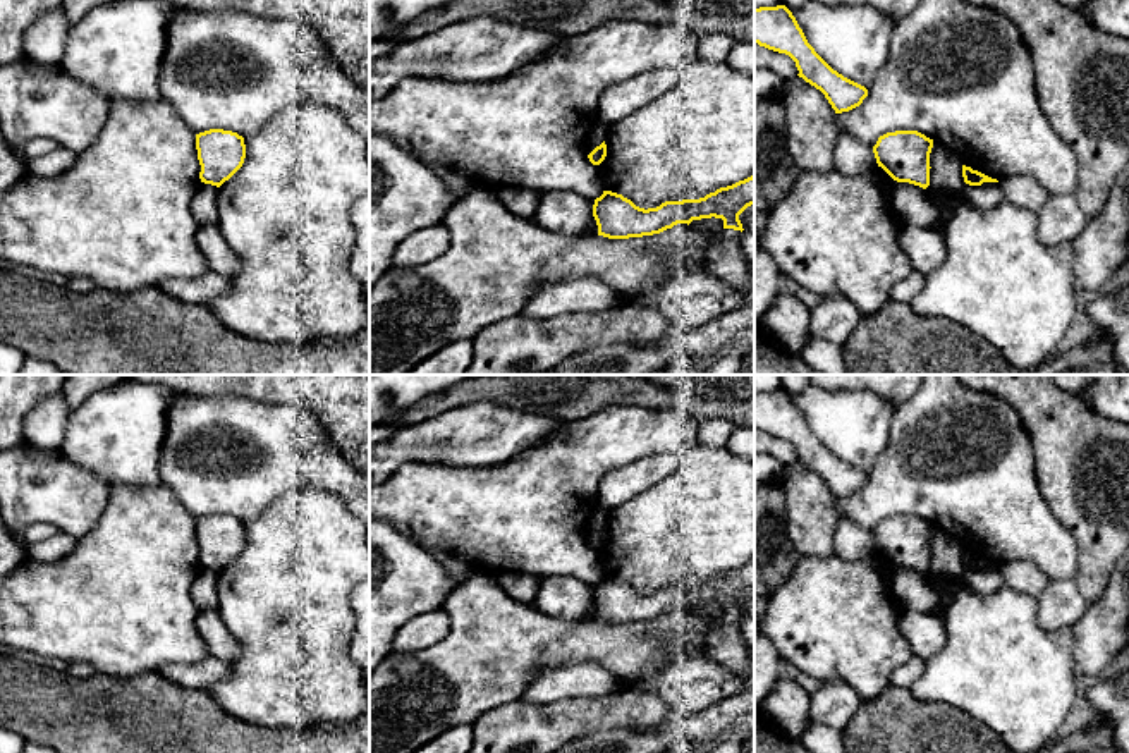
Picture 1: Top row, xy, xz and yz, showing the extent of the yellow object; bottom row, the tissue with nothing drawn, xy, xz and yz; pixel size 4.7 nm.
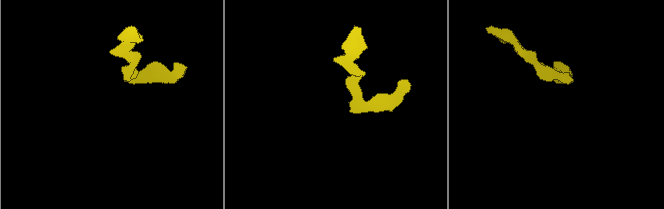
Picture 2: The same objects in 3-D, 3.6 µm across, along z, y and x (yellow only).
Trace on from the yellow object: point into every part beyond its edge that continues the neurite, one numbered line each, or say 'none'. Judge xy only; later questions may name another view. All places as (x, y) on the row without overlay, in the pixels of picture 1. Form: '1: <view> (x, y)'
none

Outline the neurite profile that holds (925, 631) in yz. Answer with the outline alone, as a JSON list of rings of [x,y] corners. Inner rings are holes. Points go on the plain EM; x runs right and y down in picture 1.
[[[900,610],[899,629],[906,636],[914,657],[928,660],[945,643],[945,626],[938,614]]]

